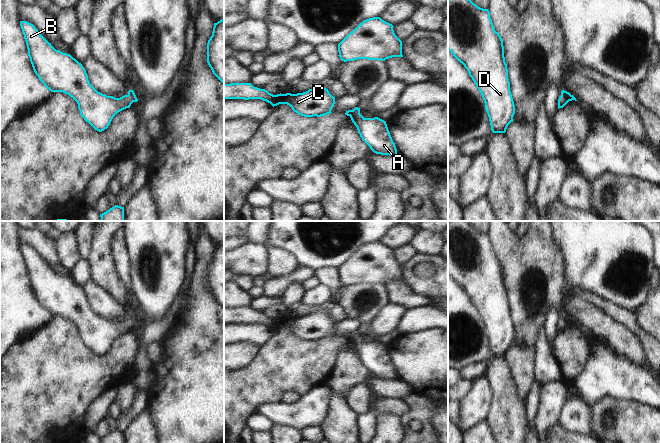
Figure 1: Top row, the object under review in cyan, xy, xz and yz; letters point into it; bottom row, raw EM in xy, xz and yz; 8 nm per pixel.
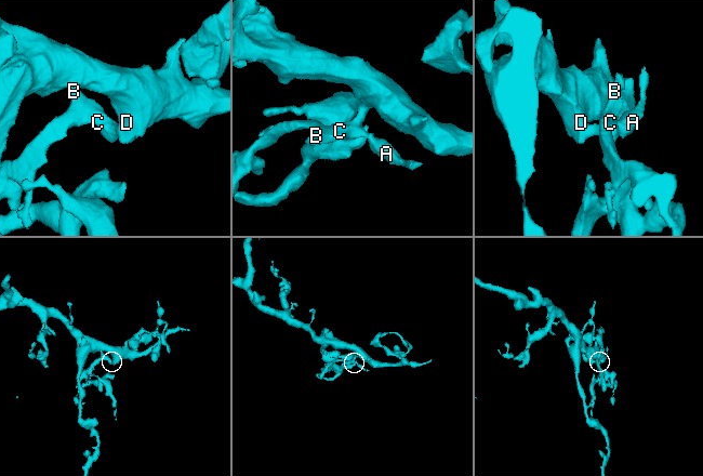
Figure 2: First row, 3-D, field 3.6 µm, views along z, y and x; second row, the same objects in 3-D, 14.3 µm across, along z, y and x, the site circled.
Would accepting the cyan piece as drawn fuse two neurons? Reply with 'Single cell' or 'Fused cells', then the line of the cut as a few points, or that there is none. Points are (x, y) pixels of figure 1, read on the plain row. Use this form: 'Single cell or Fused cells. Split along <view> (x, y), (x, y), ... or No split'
Single cell. No split.

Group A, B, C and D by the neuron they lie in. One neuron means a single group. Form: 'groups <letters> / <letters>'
groups A B C D

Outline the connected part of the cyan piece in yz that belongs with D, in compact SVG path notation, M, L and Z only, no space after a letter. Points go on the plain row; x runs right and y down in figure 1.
M450 221L448 223L448 274L464 289L479 313L492 356L505 357L508 349L513 346L515 329L510 315L503 264L494 253L489 234L478 231L467 221Z

